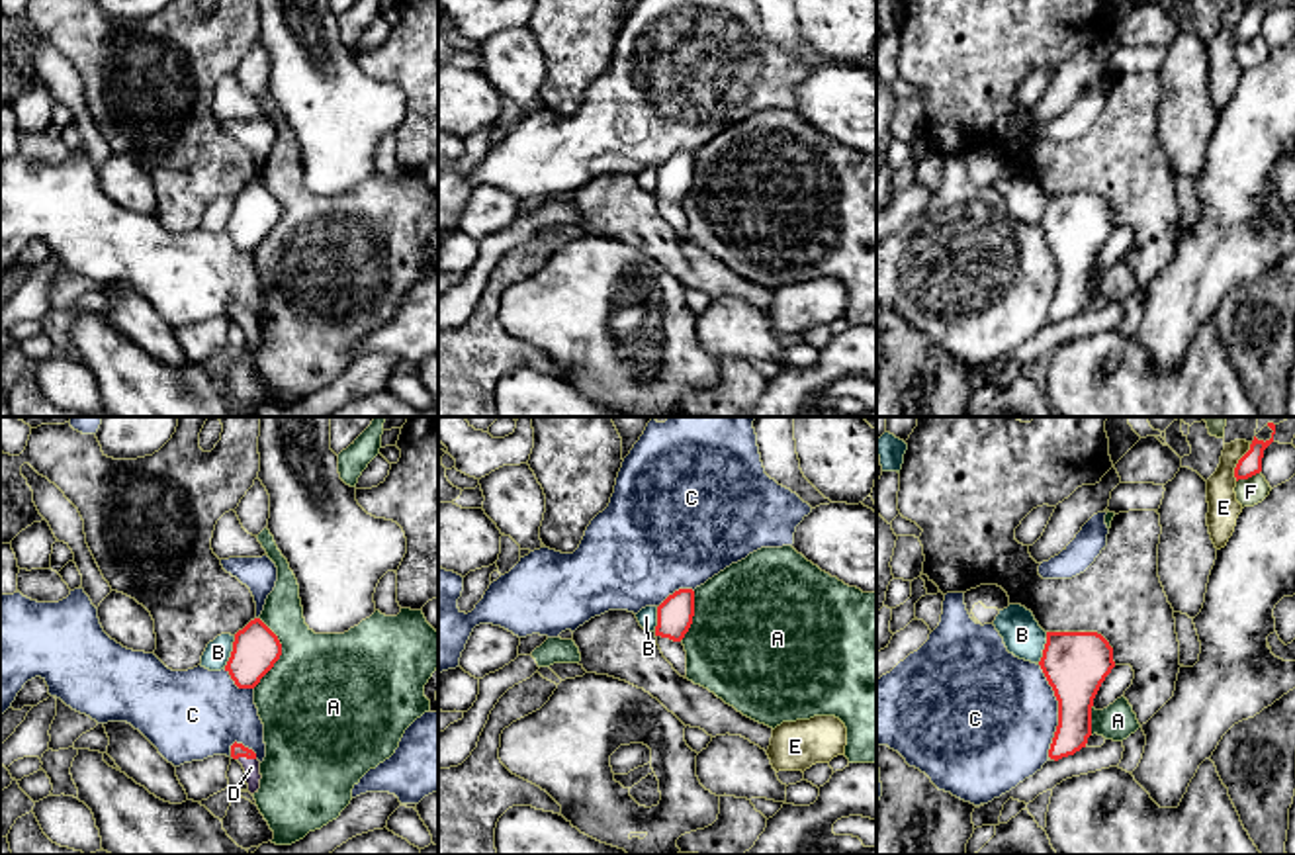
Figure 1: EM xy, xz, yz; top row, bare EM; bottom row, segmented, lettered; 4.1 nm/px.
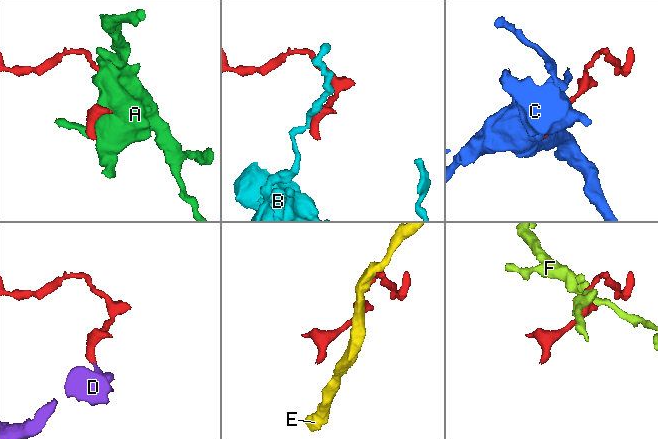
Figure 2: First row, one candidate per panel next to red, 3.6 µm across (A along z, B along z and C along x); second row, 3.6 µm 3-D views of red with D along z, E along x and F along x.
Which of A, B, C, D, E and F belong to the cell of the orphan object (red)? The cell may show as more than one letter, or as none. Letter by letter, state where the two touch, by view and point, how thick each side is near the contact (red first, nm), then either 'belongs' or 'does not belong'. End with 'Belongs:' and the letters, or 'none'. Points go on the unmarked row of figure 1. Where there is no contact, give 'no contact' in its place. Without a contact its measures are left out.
A: contact xy (280, 214); calibres 190 and 480 nm; does not belong
B: contact xy (231, 214); calibres 190 and 110 nm; does not belong
C: contact yz (1059, 272); calibres 260 and 480 nm; does not belong
D: contact xy (245, 317); calibres 60 and 70 nm; belongs
E: contact yz (1239, 24); calibres 90 and 130 nm; does not belong
F: contact yz (1247, 40); calibres 90 and 120 nm; does not belong
Belongs: D

